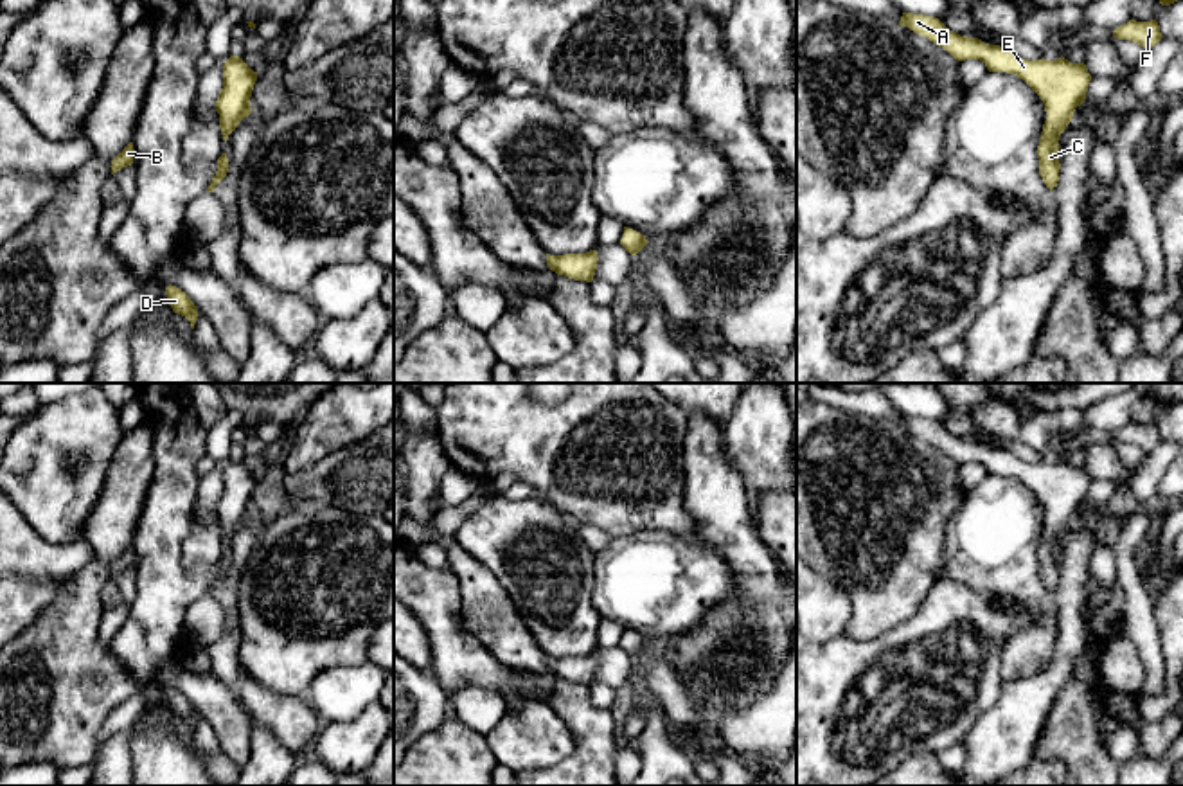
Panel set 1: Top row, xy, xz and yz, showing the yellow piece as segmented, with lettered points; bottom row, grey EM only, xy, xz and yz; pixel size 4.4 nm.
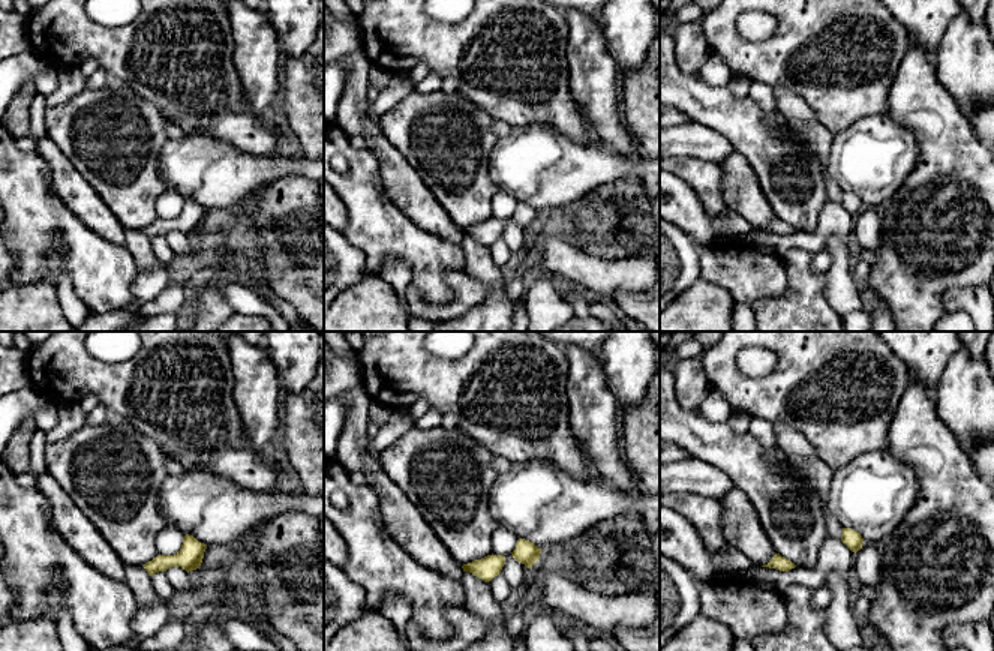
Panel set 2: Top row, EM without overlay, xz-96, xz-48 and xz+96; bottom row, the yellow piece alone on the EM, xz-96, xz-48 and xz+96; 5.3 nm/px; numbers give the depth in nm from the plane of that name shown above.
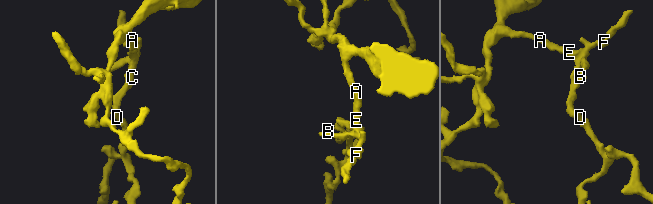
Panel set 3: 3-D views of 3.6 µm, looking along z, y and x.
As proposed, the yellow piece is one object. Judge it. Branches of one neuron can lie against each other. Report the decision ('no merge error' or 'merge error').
no merge error

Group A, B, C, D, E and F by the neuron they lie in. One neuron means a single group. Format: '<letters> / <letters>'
A B C D E F

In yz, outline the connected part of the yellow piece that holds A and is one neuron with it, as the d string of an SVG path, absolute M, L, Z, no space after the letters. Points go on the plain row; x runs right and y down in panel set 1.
M903 415L899 428L908 430L915 437L921 437L933 444L935 448L947 453L956 464L965 462L980 462L989 475L1007 475L1014 477L1019 482L1023 482L1043 504L1046 523L1043 527L1039 549L1037 549L1037 561L1039 561L1039 576L1045 585L1045 588L1054 594L1054 590L1059 585L1059 540L1066 532L1066 529L1072 525L1073 514L1077 509L1081 509L1086 502L1088 487L1091 484L1091 478L1084 466L1070 466L1063 459L1059 462L1023 462L1016 455L1000 450L1000 448L989 448L983 446L978 441L967 441L960 439L953 433L949 433L938 421L926 419L926 417L913 417L913 415Z

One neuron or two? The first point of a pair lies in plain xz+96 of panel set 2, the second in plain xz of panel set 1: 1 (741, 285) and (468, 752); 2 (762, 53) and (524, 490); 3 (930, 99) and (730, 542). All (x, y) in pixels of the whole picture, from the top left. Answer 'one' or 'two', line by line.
1: two
2: two
3: one

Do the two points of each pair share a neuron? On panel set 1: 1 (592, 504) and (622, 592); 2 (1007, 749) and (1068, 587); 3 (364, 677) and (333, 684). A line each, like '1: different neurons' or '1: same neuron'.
1: different neurons
2: same neuron
3: same neuron

